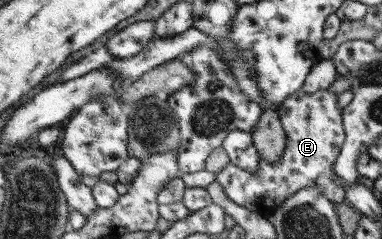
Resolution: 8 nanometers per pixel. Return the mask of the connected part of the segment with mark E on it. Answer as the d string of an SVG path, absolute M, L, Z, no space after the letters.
M327 88L318 90L312 94L306 94L299 89L287 96L284 102L279 104L278 119L281 128L284 130L285 141L284 150L277 161L271 162L269 168L265 166L255 173L248 172L245 168L240 168L237 164L230 163L222 172L215 173L216 182L223 188L225 195L229 194L236 204L250 208L254 212L259 212L264 206L277 207L285 198L302 190L303 188L317 188L317 191L332 204L337 205L344 202L346 196L343 188L335 181L335 176L331 171L333 162L339 153L341 144L344 140L342 125L342 109L336 107L336 94Z

